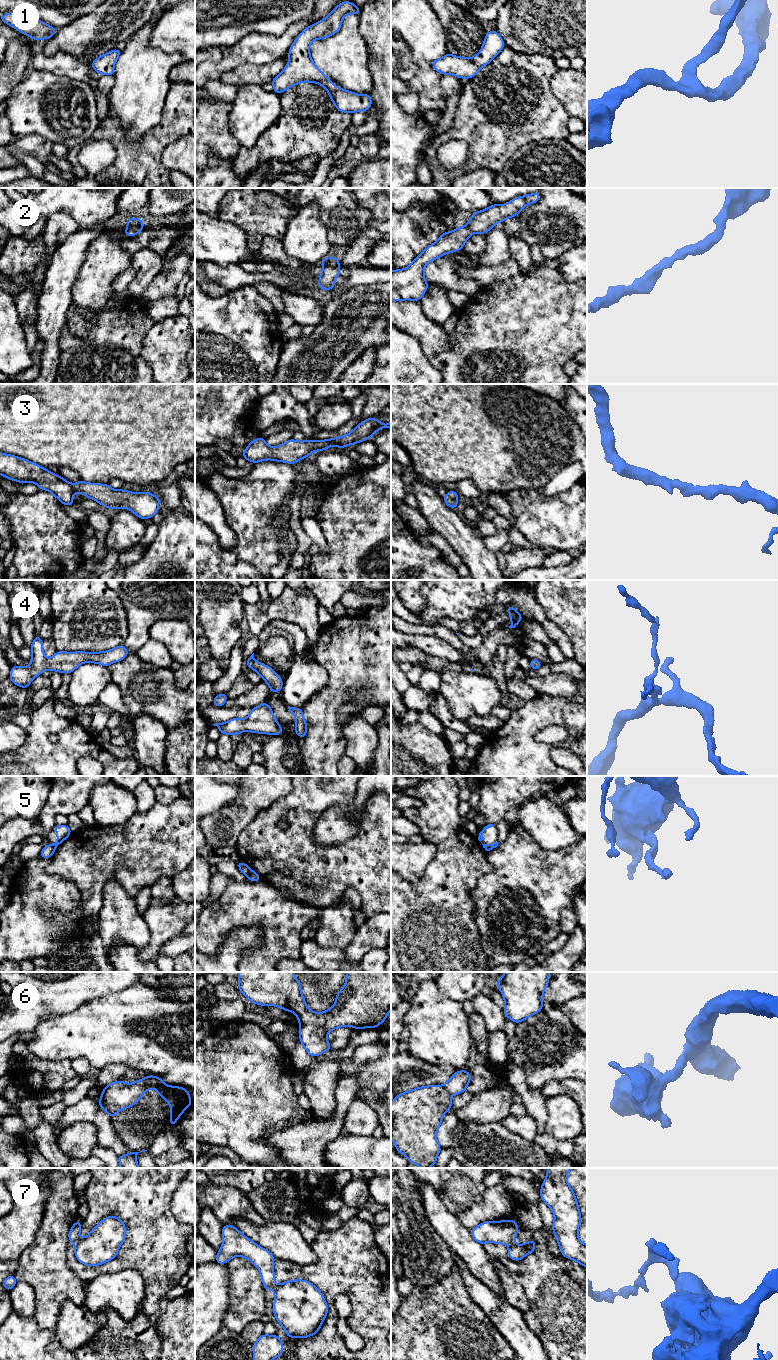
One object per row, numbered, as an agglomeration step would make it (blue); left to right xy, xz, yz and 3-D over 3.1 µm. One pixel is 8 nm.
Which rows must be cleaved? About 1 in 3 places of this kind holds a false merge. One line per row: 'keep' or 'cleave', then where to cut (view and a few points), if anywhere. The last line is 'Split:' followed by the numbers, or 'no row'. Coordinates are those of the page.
1: keep; cut none
2: keep; cut none
3: keep; cut none
4: keep; cut none
5: cleave; cut xz (250, 869), (246, 875)
6: keep; cut none
7: cleave; cut xz (276, 1285), (272, 1289)
Split: 5, 7

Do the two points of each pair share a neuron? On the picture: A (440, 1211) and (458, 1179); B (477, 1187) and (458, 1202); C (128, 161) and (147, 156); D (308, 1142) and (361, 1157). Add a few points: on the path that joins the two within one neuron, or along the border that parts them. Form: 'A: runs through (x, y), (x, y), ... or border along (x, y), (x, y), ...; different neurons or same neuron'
A: border along (439, 1194), (444, 1205), (455, 1215); different neurons
B: runs through (472, 1188), (463, 1197); same neuron
C: runs through (133, 161), (140, 161), (142, 159); same neuron
D: border along (324, 1147), (322, 1150); different neurons

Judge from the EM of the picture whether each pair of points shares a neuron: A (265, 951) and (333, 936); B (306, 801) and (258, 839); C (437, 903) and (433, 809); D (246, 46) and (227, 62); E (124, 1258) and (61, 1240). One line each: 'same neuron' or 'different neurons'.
A: different neurons
B: same neuron
C: same neuron
D: same neuron
E: different neurons

